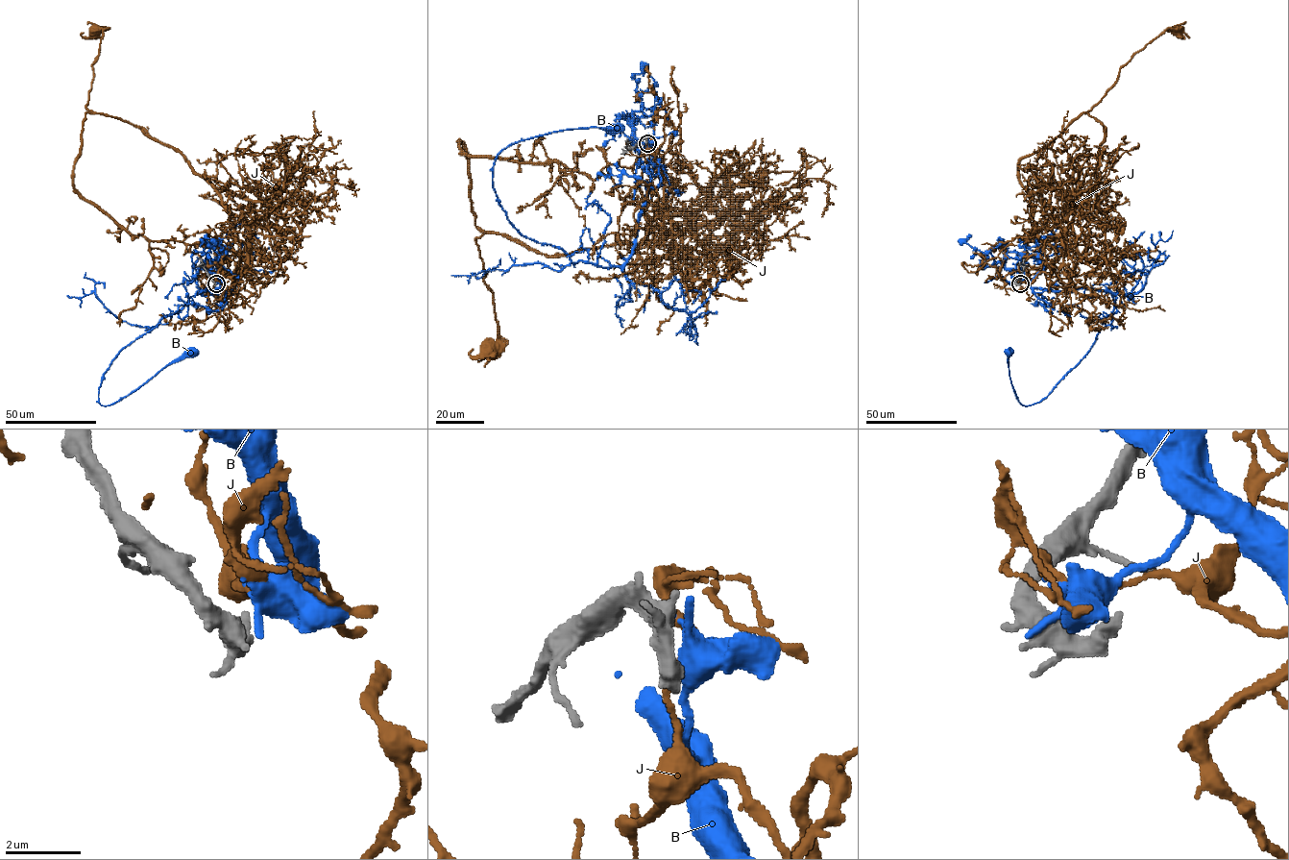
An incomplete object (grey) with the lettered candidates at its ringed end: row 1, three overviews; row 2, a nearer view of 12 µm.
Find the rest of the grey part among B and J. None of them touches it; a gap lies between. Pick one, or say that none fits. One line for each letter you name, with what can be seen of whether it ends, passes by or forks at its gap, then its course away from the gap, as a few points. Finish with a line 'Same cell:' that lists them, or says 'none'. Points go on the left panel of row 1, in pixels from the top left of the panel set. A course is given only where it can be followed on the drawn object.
Same cell: none

